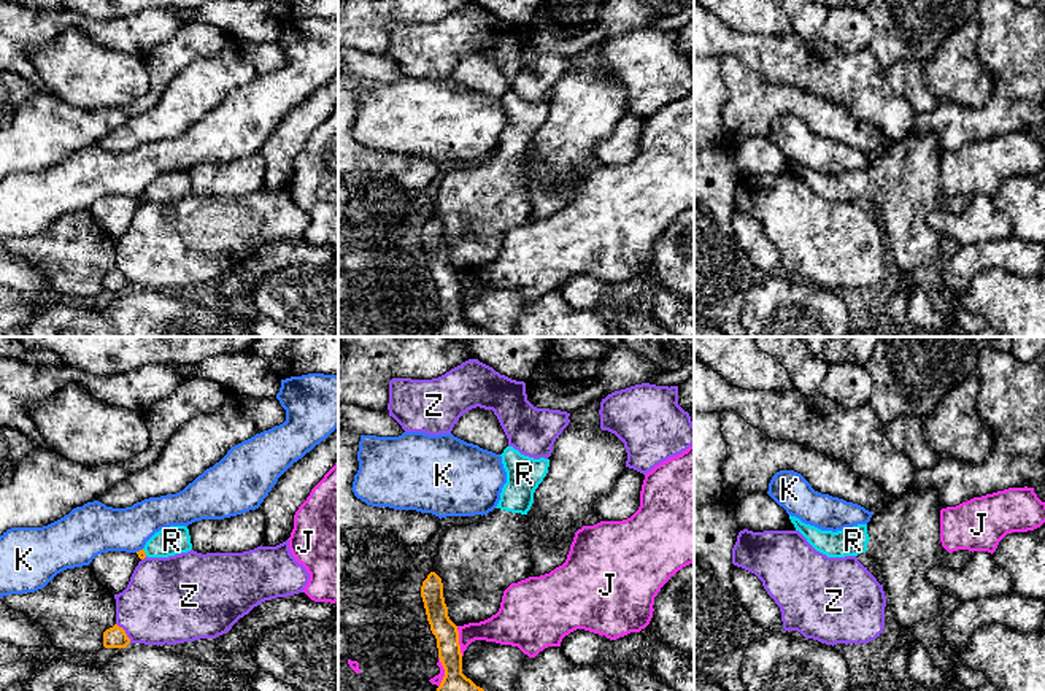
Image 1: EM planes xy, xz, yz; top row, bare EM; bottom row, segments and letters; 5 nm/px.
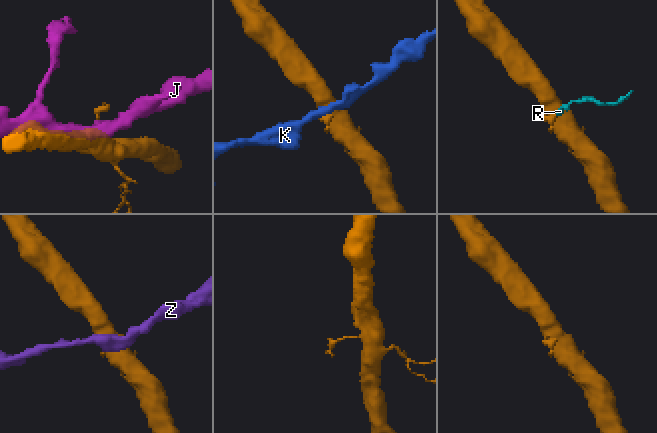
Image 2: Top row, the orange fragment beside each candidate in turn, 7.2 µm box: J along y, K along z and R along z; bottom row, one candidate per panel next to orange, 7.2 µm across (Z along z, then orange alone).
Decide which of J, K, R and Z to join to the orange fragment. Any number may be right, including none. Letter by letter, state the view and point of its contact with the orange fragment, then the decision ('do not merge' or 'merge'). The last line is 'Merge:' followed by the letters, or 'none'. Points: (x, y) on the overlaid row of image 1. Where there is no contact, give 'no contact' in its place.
J: contact xz (458, 640); do not merge
K: contact xy (140, 550); do not merge
R: contact xy (143, 552); do not merge
Z: contact xy (124, 633); do not merge
Merge: none

